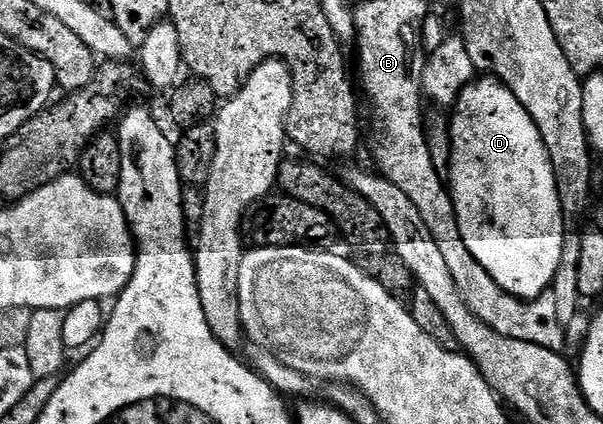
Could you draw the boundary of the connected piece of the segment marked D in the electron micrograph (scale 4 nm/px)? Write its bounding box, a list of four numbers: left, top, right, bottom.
[447,76,565,300]

